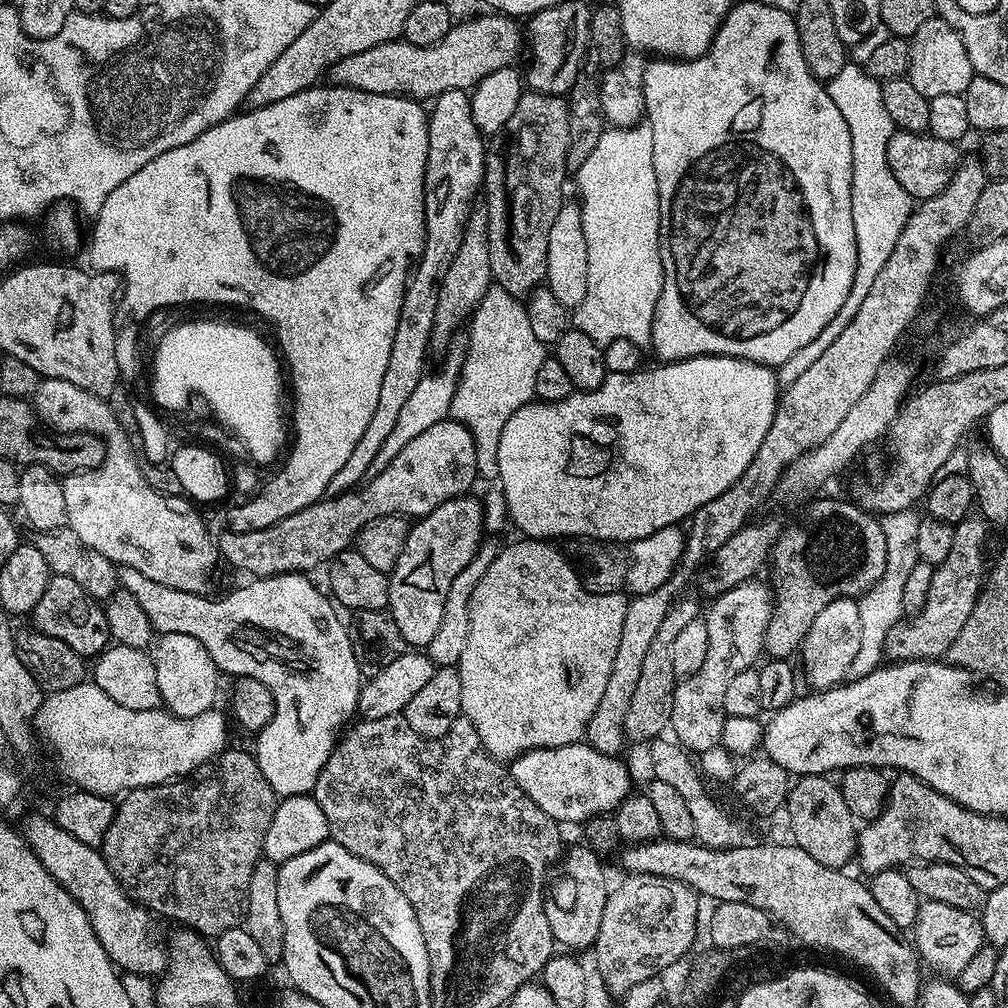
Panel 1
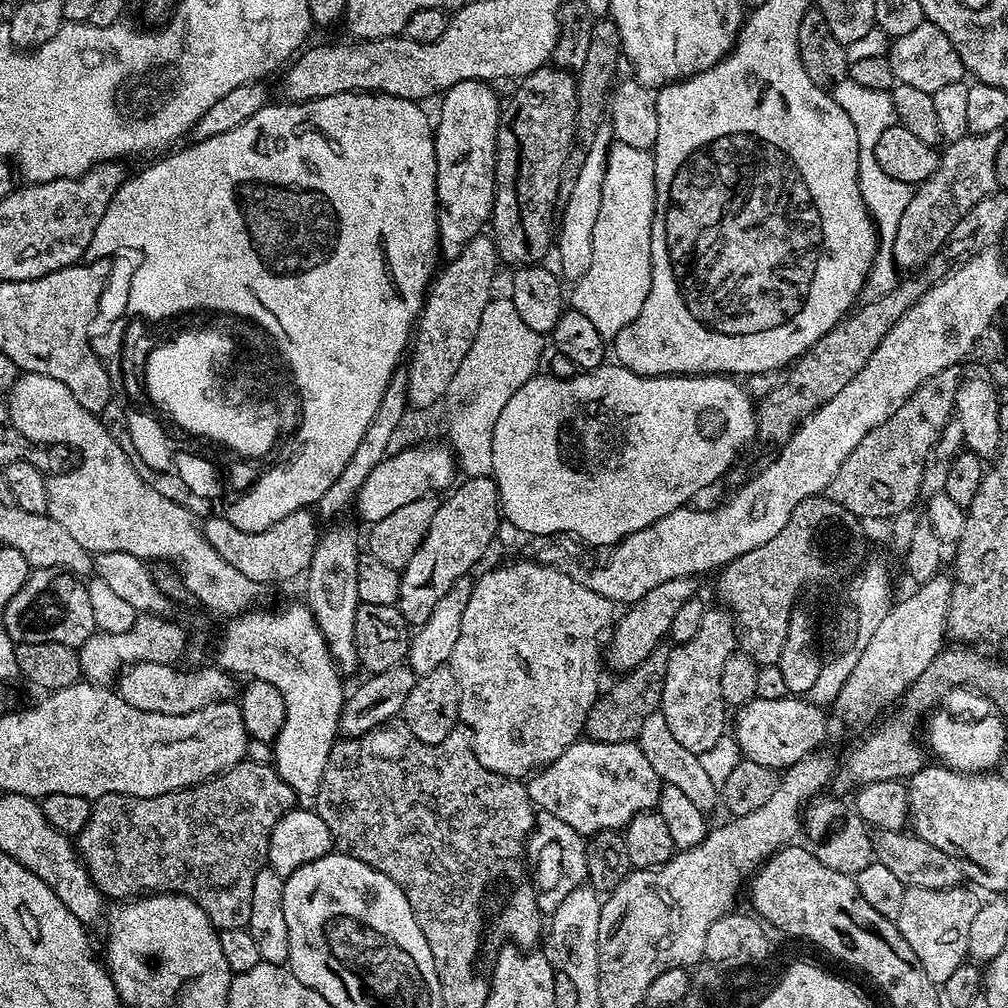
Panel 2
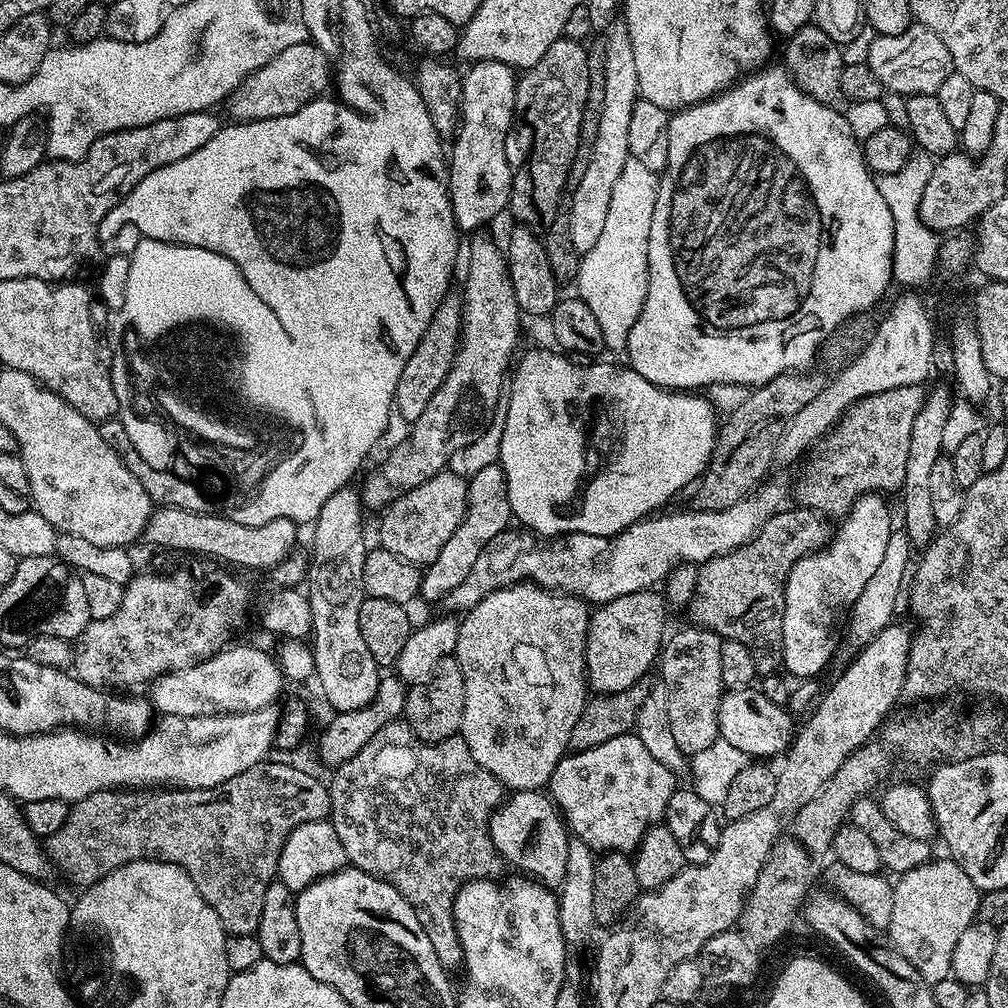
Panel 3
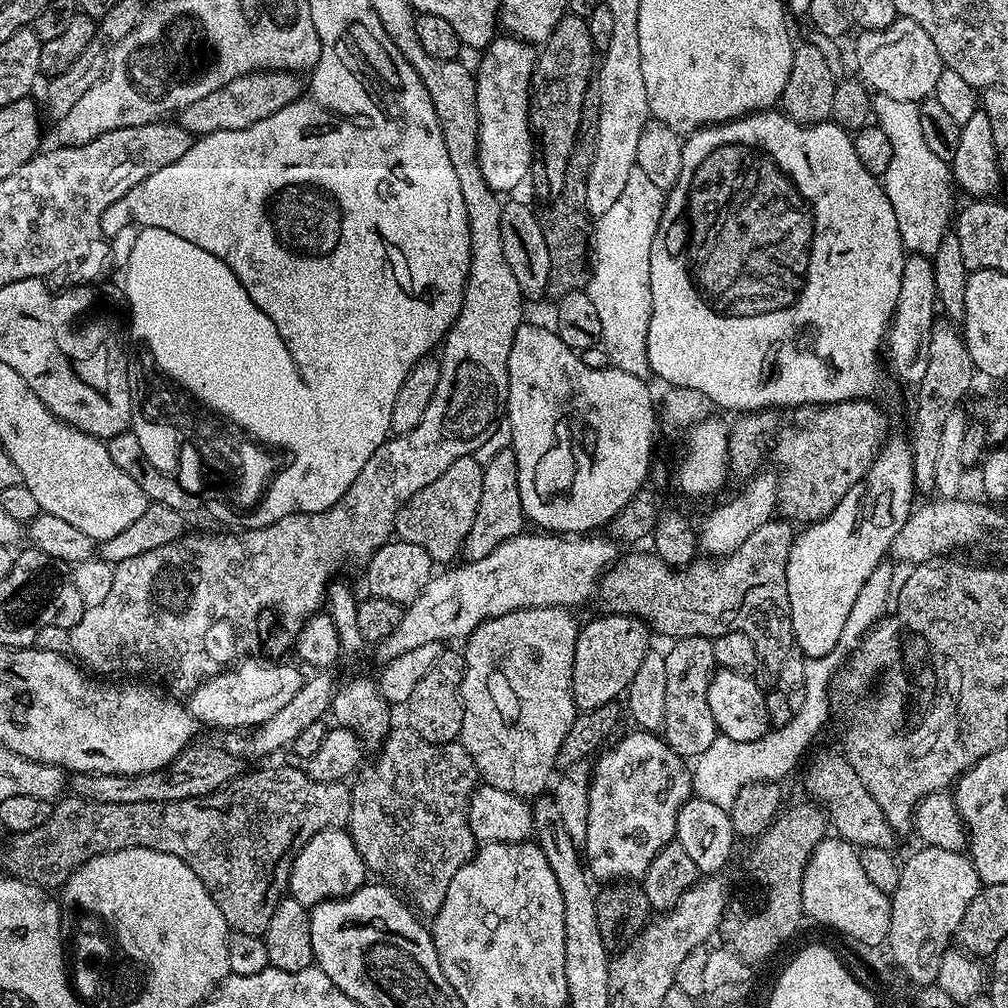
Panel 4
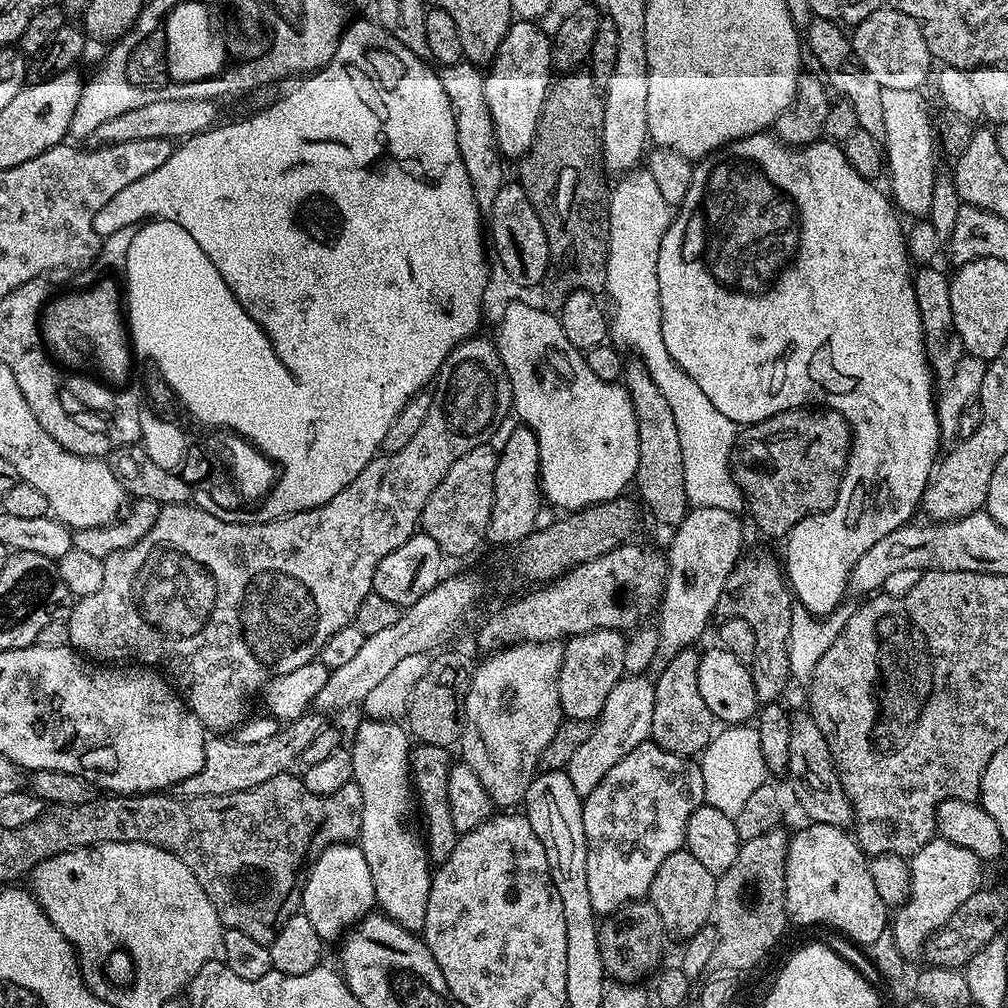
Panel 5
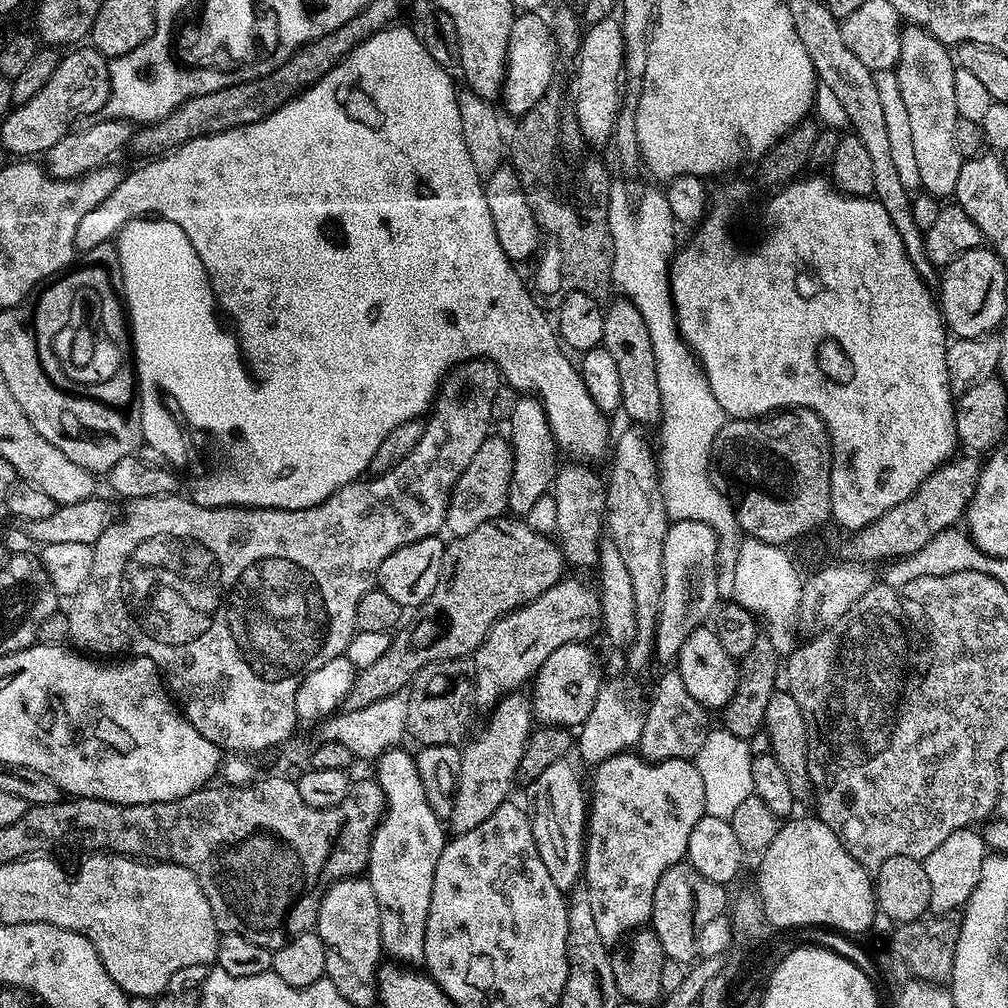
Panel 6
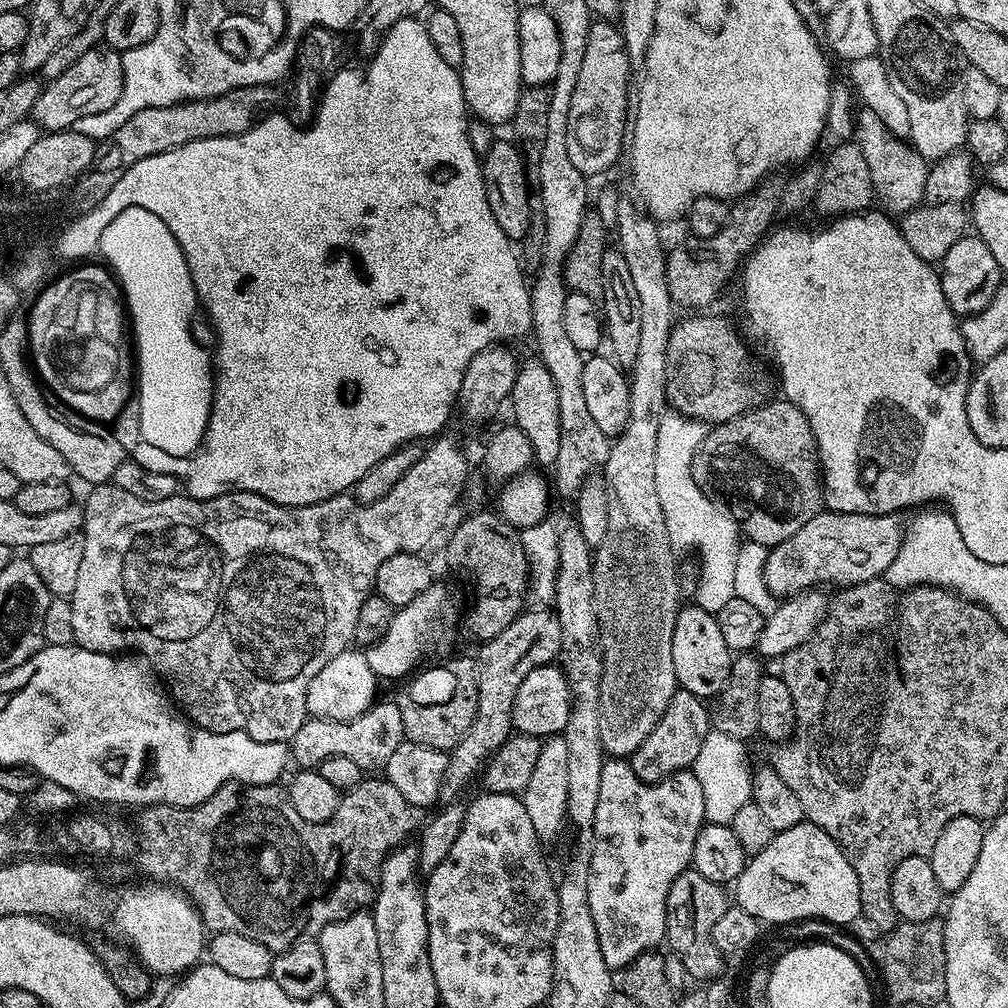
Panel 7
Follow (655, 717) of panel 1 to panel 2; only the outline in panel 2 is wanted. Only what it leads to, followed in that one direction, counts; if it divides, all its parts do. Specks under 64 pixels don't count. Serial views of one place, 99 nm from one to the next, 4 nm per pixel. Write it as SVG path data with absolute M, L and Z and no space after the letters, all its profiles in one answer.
M661 642L637 668L621 675L617 679L620 681L613 688L605 687L597 696L594 706L590 706L590 714L586 714L584 732L587 739L603 744L630 744L639 741L646 718L650 718L650 714L654 714L660 707L669 662L669 645Z

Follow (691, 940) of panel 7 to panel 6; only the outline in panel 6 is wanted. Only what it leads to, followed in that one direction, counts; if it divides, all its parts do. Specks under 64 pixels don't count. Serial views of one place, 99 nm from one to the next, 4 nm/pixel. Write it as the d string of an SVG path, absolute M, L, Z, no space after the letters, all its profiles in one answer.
M687 862L670 866L670 870L658 878L658 886L654 886L650 927L658 942L662 942L662 950L667 959L686 965L691 965L697 959L698 934L702 934L702 926L725 915L730 904L728 891L725 885L710 882L706 874L698 874L698 870L694 870L694 866Z

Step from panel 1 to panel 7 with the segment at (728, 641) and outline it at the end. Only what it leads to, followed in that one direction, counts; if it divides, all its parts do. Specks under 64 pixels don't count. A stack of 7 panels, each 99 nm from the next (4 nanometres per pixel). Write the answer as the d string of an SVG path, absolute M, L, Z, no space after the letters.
M683 690L676 691L674 698L670 698L670 706L666 706L666 714L658 718L658 726L646 734L646 742L642 742L642 746L632 753L630 763L634 774L638 774L642 782L656 784L676 772L691 769L692 763L698 758L698 750L702 750L702 741L710 730L709 711L709 705L701 697Z

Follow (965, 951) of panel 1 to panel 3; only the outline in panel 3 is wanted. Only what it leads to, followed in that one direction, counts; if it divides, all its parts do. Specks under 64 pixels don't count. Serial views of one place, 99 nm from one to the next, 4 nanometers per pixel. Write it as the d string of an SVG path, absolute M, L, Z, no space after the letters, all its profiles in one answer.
M933 858L914 870L899 873L892 886L894 911L890 918L890 926L886 929L892 947L897 948L902 958L906 958L906 962L910 962L914 970L918 970L918 974L922 974L922 978L931 985L952 975L954 945L958 943L960 935L977 919L982 895L980 889L974 886L974 882L970 882L970 874L966 874L962 866L958 866L951 858L943 859Z

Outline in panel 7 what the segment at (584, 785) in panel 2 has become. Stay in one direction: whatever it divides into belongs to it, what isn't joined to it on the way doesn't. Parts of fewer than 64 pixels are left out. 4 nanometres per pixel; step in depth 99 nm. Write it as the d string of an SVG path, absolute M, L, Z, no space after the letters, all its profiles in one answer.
M605 759L598 789L598 810L594 810L588 901L590 915L598 930L598 946L602 946L602 958L608 968L624 969L638 958L638 954L653 951L656 943L665 939L666 898L670 894L670 886L674 886L674 878L678 878L678 874L689 871L694 842L705 823L702 785L691 770L676 772L656 784L647 784L634 774L627 759Z

